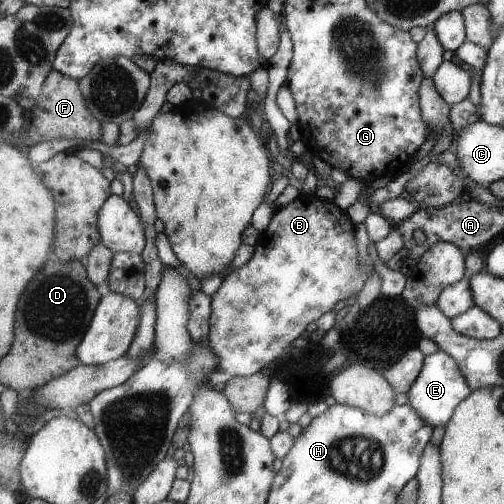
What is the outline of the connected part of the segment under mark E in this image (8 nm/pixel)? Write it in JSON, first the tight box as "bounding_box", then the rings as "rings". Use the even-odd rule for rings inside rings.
{"bounding_box":[407,349,471,429],"rings":[[[438,349],[437,352],[426,356],[422,372],[407,392],[407,404],[412,406],[416,410],[416,414],[420,414],[420,418],[424,418],[424,422],[428,422],[428,426],[432,426],[434,429],[436,426],[446,426],[446,423],[454,414],[456,406],[471,391],[471,385],[467,382],[466,376],[456,359],[452,358],[452,355],[448,354],[447,351]]]}

